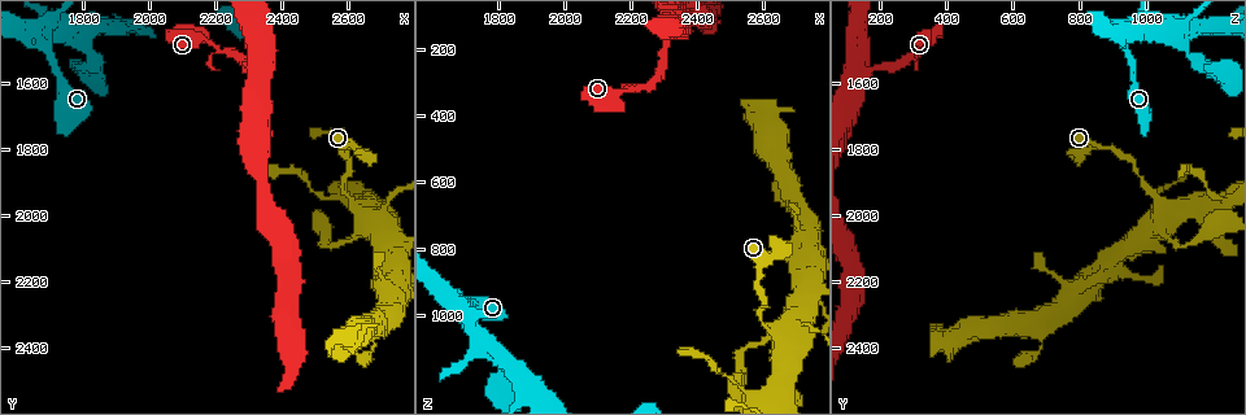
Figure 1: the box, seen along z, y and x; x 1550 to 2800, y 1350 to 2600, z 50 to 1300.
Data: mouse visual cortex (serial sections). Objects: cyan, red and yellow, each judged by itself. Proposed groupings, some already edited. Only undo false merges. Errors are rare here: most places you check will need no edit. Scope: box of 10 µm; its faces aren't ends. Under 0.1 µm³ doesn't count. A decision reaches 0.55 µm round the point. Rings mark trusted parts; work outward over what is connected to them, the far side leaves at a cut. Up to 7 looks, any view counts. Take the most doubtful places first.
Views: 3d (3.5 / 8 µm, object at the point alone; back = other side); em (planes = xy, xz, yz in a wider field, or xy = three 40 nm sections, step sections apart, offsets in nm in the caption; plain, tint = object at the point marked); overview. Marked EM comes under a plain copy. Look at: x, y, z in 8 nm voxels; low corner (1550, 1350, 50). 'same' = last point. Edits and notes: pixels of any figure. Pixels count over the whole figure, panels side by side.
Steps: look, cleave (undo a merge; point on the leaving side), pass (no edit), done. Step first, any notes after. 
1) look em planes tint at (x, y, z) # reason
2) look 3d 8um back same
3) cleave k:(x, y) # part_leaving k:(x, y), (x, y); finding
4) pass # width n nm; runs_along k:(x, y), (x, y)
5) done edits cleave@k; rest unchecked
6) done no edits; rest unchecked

look 3d 8um at (2220, 1500, 310) # thin neck

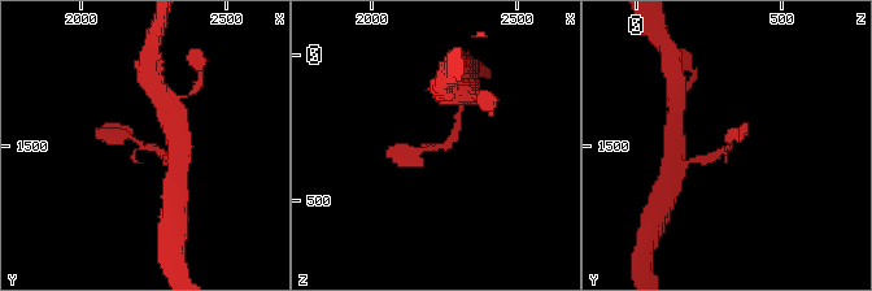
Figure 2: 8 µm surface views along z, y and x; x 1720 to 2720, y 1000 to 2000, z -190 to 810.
look em xy step 5 tint same

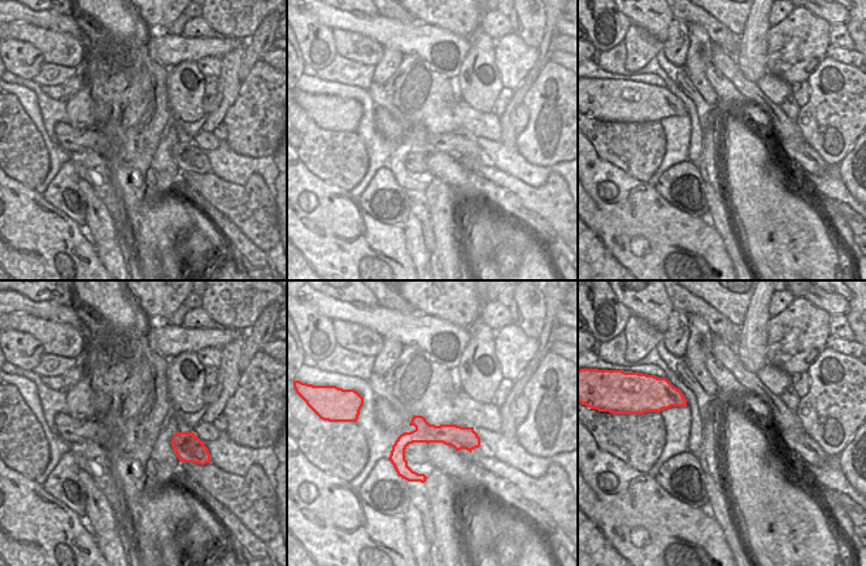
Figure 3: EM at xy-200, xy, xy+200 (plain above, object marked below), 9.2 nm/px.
pass # arm_widths 250, 350 nm; runs_along 3:(470, 430), (409, 438), (400, 466), (412, 478); all the same cell

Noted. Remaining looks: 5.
look 3d 3.5um at (2640, 2000, 1040) # abrupt turn

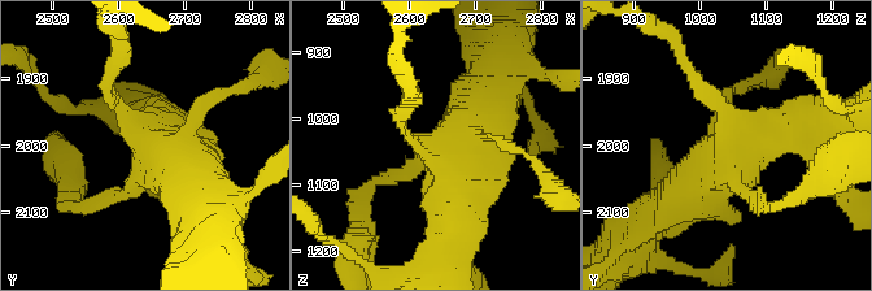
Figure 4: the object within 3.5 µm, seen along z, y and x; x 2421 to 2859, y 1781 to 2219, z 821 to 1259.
pass # runs_along 4:(108, 90), (200, 205); all the same cell

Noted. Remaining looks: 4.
look 3d 3.5um at (2610, 2360, 430) # thick turns thin

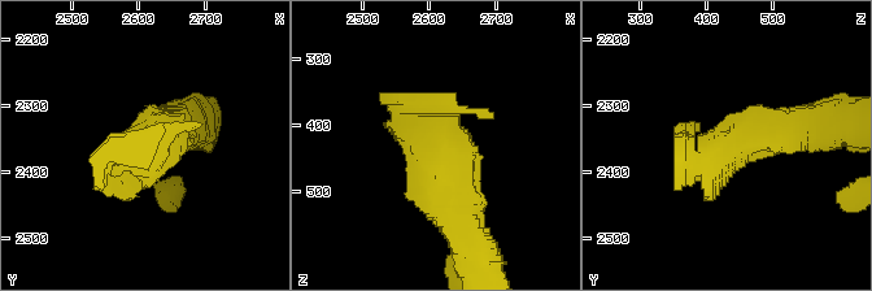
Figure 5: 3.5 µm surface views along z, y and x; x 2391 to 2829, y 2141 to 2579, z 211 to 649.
look em xy step 3 tint at (2620, 2360, 435) # now the EM

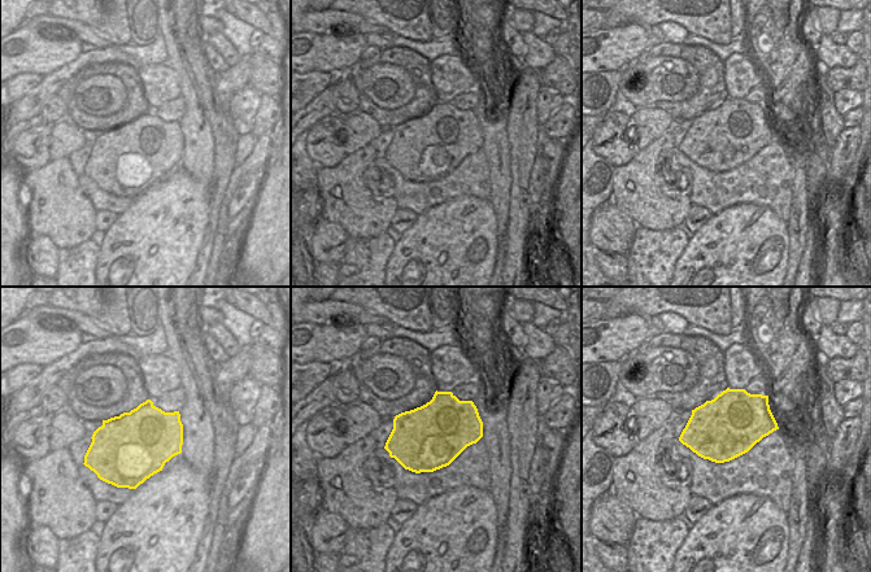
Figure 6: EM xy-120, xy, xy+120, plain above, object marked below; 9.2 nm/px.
look em xy step 5 tint same

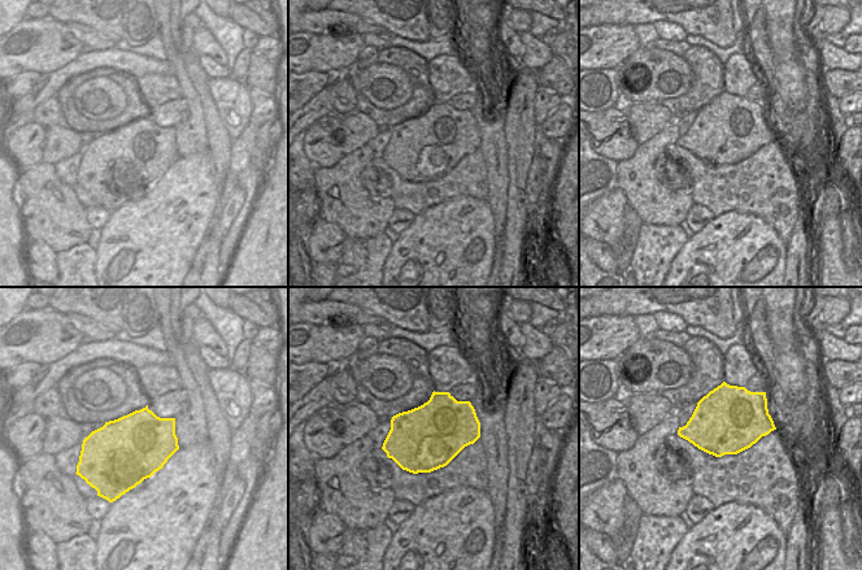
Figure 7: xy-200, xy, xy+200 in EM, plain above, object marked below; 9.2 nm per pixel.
pass # runs_along 5:(458, 224), (443, 147), (391, 100); all the same cell

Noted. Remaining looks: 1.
done no edits; rest unchecked

